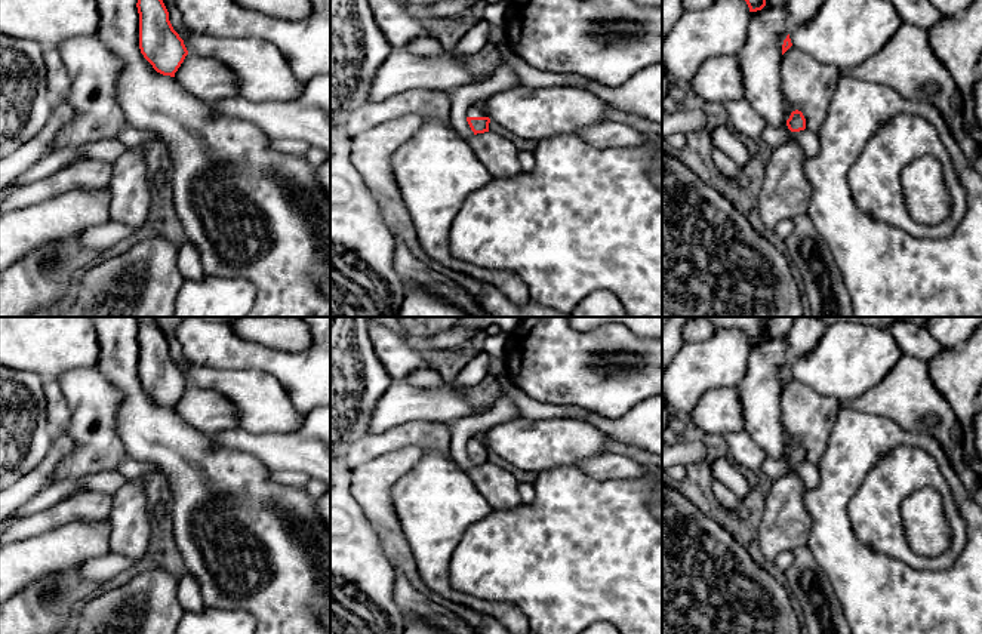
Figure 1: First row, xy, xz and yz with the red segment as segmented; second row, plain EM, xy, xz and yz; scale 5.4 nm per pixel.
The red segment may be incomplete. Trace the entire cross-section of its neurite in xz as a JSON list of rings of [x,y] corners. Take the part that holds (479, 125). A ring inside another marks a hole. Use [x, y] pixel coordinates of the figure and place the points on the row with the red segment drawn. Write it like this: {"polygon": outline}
{"polygon": [[[475,105],[468,110],[467,121],[474,135],[489,132],[490,119]]]}

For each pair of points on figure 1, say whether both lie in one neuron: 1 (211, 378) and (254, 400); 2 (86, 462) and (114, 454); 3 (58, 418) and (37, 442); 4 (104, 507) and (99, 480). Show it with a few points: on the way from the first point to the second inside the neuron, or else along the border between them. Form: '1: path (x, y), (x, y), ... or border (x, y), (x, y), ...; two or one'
1: path (221, 381), (236, 384), (243, 390); one
2: path (94, 455), (107, 454); one
3: border (43, 394), (48, 427), (54, 433); two
4: border (83, 491), (104, 492), (111, 496); two

